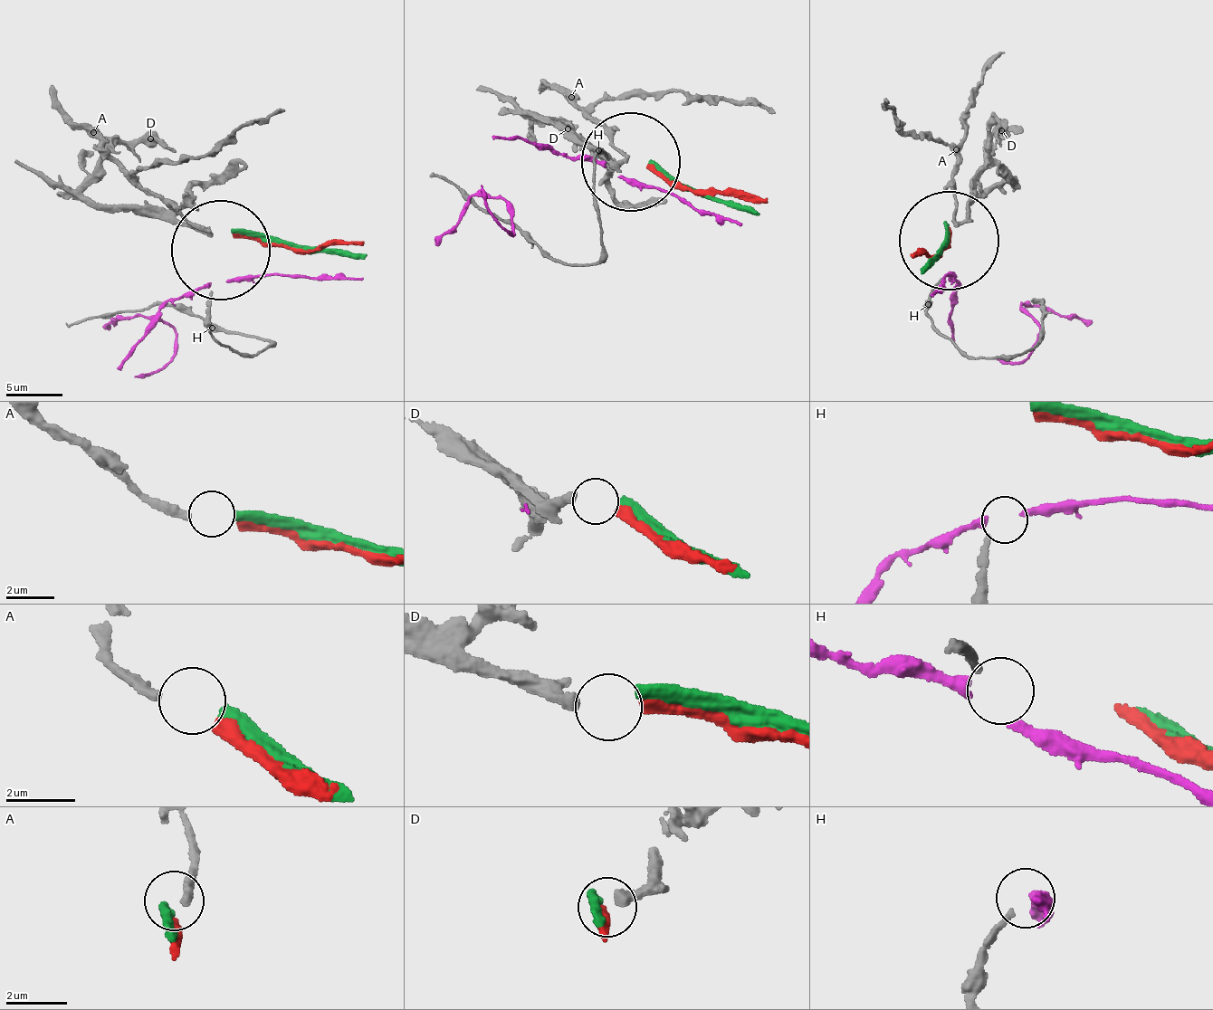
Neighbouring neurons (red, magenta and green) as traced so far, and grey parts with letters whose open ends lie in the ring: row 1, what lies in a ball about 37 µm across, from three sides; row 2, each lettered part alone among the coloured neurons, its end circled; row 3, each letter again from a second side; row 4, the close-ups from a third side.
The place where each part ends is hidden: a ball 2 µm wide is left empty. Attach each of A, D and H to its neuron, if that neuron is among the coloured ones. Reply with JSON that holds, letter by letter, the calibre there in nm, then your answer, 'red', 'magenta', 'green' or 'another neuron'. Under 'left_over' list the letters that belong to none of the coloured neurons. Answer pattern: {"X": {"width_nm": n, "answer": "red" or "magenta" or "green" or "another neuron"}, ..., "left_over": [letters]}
{"A": {"width_nm": 320, "answer": "red"}, "D": {"width_nm": 400, "answer": "green"}, "H": {"width_nm": 200, "answer": "another neuron"}, "left_over": ["H"]}

